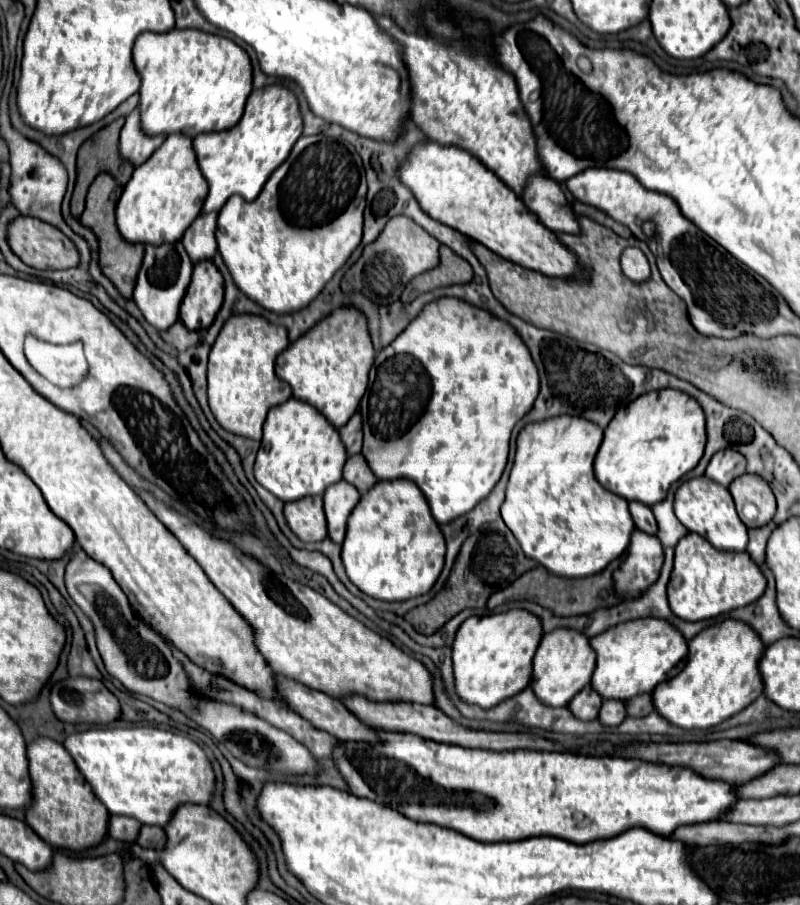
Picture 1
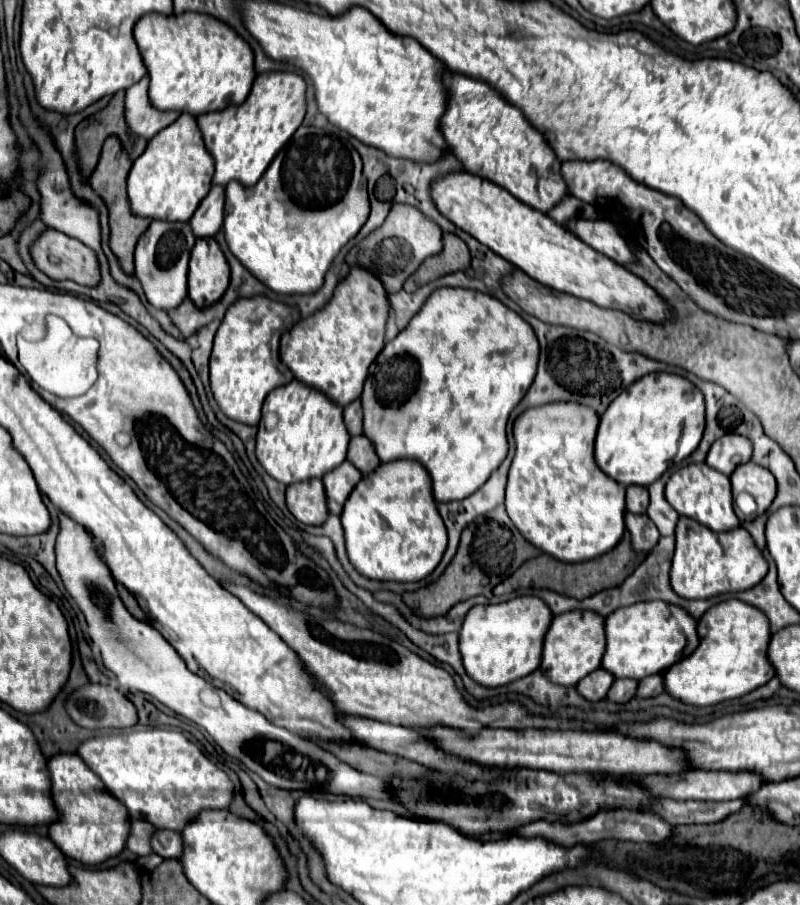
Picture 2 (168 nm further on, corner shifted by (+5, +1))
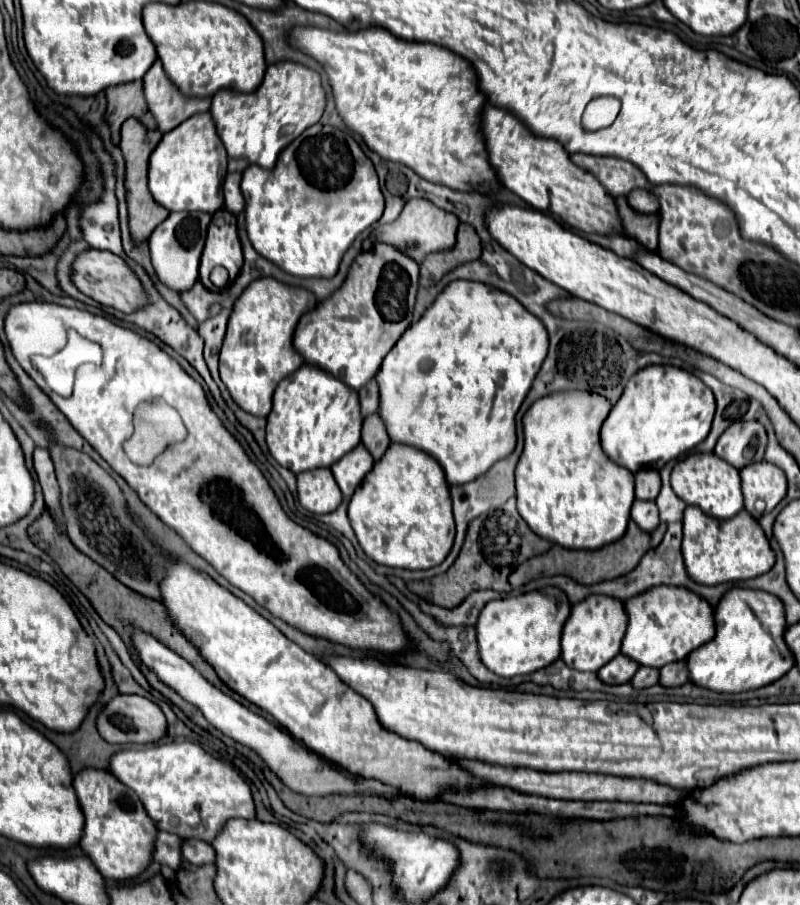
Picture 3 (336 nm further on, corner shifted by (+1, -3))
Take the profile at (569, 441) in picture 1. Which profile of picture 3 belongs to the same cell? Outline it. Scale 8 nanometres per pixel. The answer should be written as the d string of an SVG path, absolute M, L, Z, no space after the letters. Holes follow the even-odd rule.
M553 392L539 398L523 416L525 448L515 470L517 510L537 536L569 550L603 548L619 540L629 524L629 510L635 500L633 476L611 462L599 444L599 430L609 410L611 404L603 396L589 392Z

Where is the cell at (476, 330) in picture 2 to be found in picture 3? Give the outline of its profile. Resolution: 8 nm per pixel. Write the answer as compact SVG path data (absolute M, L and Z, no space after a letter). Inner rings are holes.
M453 280L439 296L437 300L425 310L425 314L421 316L421 320L413 326L409 326L403 336L397 340L397 344L391 348L391 352L385 356L375 380L379 384L379 416L387 428L387 434L391 438L391 442L395 444L407 444L407 446L413 446L413 448L419 448L423 452L427 452L429 456L433 456L443 472L445 472L445 478L447 478L447 484L449 486L461 486L461 484L467 484L479 476L483 476L495 462L507 458L513 450L515 450L515 442L517 442L517 436L515 436L515 414L521 406L521 402L525 400L545 356L547 356L547 346L549 346L549 340L547 340L547 330L543 328L541 320L531 316L513 296L497 290L497 288L489 288L487 284L481 284L481 282L469 282L469 280Z

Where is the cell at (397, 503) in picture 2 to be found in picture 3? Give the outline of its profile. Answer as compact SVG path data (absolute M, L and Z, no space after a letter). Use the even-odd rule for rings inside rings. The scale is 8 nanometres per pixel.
M391 444L383 454L383 460L375 462L373 470L363 478L363 484L351 496L349 522L363 552L381 566L403 570L427 570L439 566L447 558L455 538L451 498L447 482L443 480L443 468L439 468L439 464L435 464L435 460L431 460L425 452L403 444Z

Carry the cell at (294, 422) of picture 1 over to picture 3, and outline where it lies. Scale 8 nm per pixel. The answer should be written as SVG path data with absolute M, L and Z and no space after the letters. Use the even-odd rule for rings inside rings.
M303 364L285 378L273 394L273 410L267 416L267 446L271 456L293 474L315 468L331 468L361 442L361 412L357 392L327 372Z

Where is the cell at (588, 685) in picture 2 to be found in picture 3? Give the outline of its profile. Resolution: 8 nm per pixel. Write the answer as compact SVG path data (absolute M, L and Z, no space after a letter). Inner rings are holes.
M615 656L611 662L607 662L599 672L599 680L605 684L625 684L631 680L631 676L637 672L635 664L631 660L623 660L623 656Z

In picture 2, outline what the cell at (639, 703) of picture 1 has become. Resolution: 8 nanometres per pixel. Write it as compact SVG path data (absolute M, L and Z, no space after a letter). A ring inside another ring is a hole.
M659 674L659 676L647 676L647 680L639 682L637 696L649 698L649 696L657 696L659 692L663 692L663 674Z

